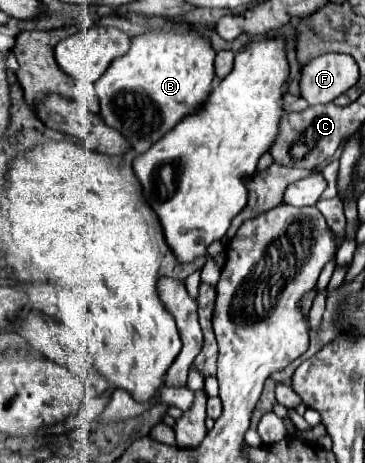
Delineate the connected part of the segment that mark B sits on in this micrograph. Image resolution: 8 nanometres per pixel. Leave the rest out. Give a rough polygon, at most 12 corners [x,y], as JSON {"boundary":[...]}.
{"boundary":[[204,32],[134,38],[96,82],[102,120],[158,142],[212,92]]}

